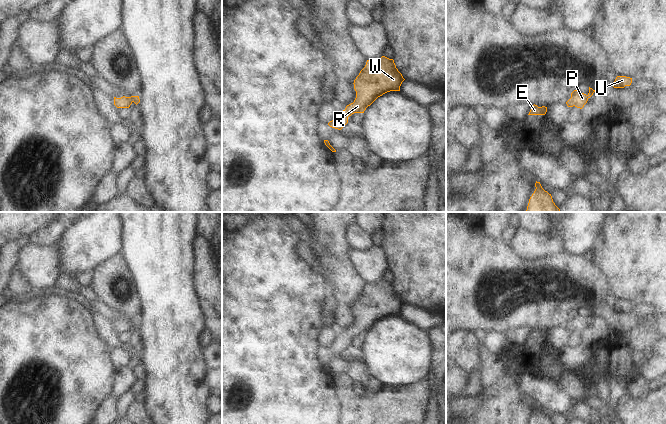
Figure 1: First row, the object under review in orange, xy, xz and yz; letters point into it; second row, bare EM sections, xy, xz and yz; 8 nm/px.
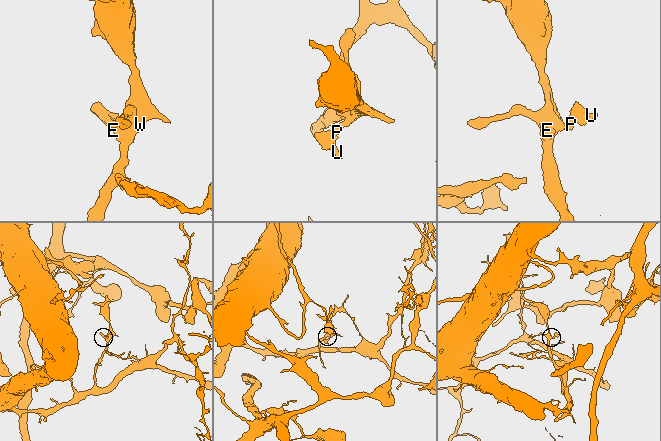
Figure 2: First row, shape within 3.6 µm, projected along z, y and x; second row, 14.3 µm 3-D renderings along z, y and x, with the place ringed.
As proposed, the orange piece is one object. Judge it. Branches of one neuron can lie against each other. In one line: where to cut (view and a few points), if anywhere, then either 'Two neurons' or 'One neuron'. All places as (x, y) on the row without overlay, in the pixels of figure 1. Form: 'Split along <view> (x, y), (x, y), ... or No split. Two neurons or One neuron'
No split. One neuron.

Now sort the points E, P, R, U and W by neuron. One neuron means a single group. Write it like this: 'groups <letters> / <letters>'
groups E P R U W

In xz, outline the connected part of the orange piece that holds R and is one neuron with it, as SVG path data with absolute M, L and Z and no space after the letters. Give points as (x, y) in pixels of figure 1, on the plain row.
M382 280L376 284L367 284L353 307L356 315L354 326L347 329L343 335L339 335L328 349L341 354L352 338L364 337L368 330L387 316L400 315L404 304L393 283Z

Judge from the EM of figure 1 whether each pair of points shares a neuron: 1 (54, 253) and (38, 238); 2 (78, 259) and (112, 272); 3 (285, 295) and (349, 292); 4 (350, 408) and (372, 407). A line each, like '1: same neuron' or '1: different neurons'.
1: different neurons
2: different neurons
3: different neurons
4: same neuron

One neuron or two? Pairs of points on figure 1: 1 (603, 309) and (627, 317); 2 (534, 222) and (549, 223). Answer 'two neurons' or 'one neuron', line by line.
1: one neuron
2: one neuron

